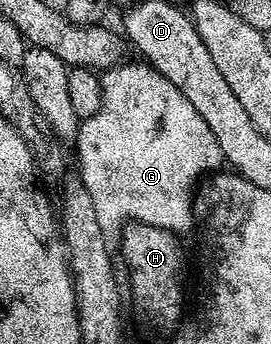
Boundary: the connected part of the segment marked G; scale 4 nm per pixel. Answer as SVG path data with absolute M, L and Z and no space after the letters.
M122 61L100 76L99 109L78 126L75 136L77 159L81 162L79 174L87 185L87 193L91 193L102 231L112 232L112 227L125 219L182 233L195 220L193 186L200 175L208 176L220 168L217 166L222 166L221 150L207 121L195 113L195 105L191 105L191 101L187 101L187 97L183 97L183 93L154 67L144 61L136 62Z

